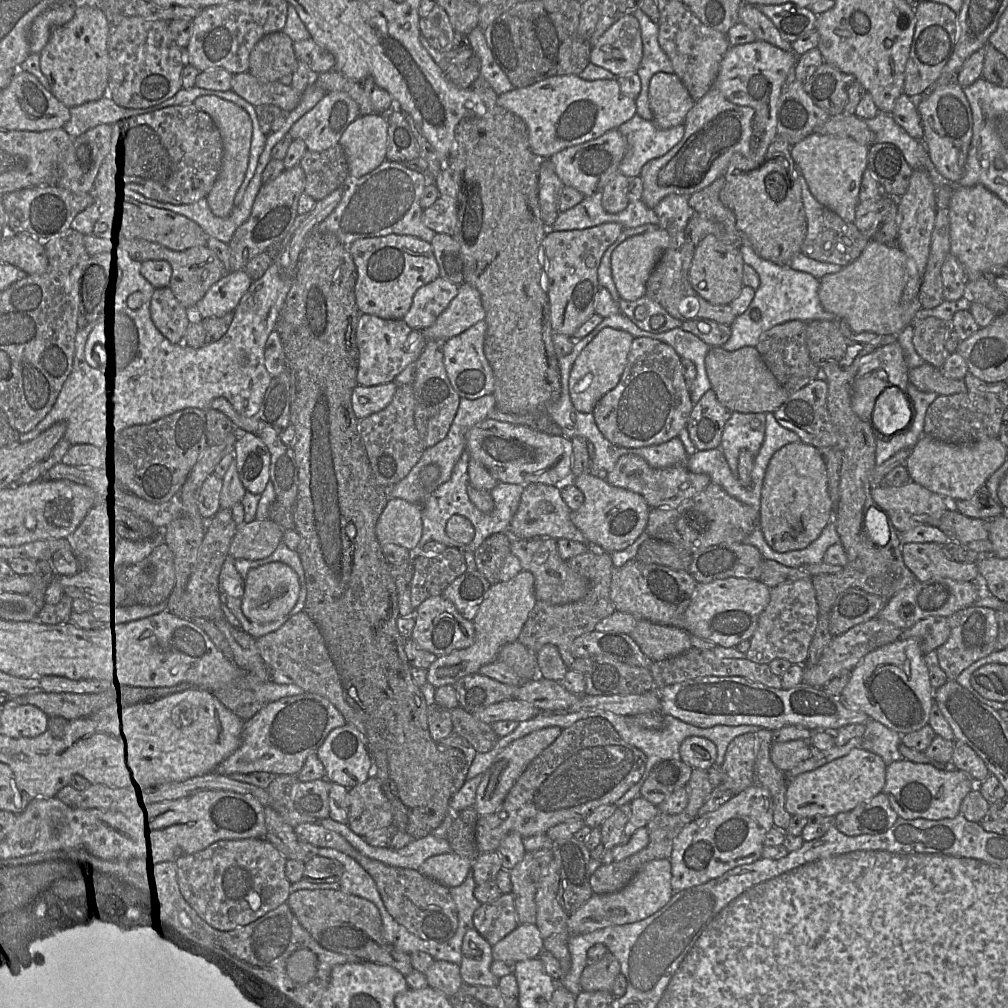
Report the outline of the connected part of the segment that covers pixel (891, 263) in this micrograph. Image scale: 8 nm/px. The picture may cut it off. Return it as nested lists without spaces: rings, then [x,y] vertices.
[[[870,239],[865,249],[861,253],[861,255],[855,261],[844,266],[839,272],[827,274],[819,279],[820,281],[819,291],[818,291],[819,300],[825,311],[832,313],[835,316],[844,318],[853,332],[856,332],[856,333],[873,332],[881,336],[898,335],[906,326],[911,324],[911,323],[906,324],[899,313],[900,300],[901,300],[903,289],[907,281],[907,276],[908,276],[907,255],[898,246],[885,245],[873,239]]]

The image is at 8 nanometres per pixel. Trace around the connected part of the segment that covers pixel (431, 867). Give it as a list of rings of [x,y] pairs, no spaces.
[[[453,852],[432,856],[417,870],[425,877],[451,888],[462,884],[472,868],[473,860]]]

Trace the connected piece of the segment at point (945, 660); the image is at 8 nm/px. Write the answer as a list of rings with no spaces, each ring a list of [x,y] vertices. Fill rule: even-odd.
[[[970,605],[948,616],[950,636],[936,649],[939,665],[949,680],[956,680],[971,664],[991,654],[996,649],[998,621],[996,610]]]

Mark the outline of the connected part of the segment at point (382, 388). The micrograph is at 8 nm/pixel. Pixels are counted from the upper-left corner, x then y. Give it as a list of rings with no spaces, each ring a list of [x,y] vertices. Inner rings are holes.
[[[394,382],[376,386],[357,385],[352,393],[352,407],[359,420],[386,408],[392,401],[398,384]]]

